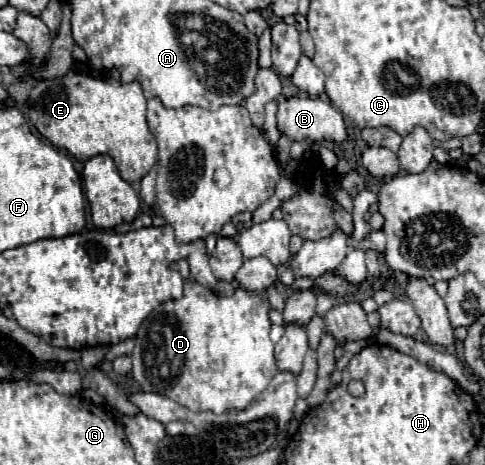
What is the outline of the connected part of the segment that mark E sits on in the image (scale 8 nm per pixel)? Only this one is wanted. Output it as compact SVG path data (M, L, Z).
M71 72L55 80L39 80L29 94L29 118L33 126L51 144L55 144L57 148L65 148L77 160L89 160L91 156L97 156L97 154L111 156L117 164L121 178L129 184L139 182L157 162L157 142L147 128L145 108L147 108L147 100L143 96L139 82L121 84L113 79L91 78L77 72Z

